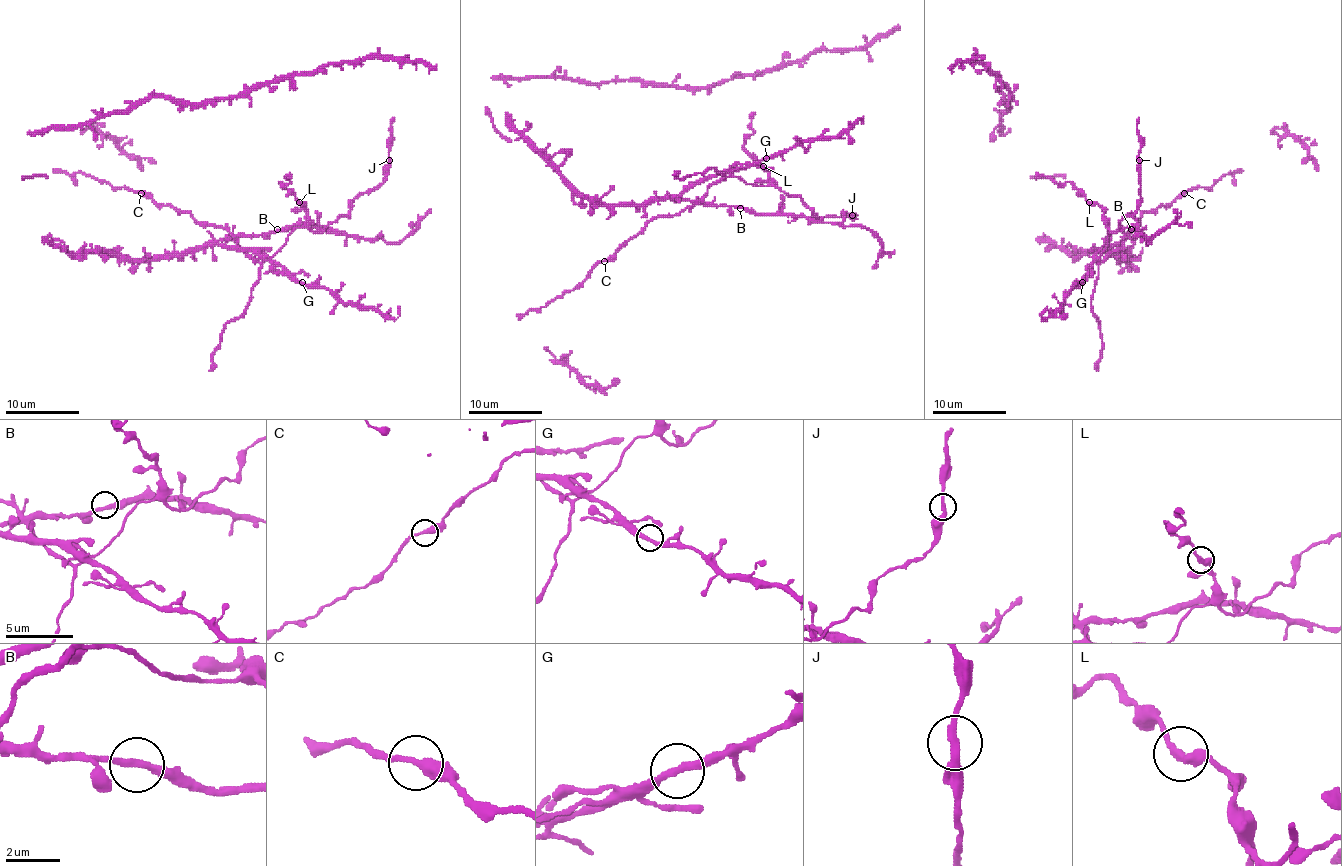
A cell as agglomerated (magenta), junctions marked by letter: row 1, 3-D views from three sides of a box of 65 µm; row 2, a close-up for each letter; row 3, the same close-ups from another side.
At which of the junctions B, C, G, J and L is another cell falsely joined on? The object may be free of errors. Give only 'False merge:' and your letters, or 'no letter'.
False merge: no letter

